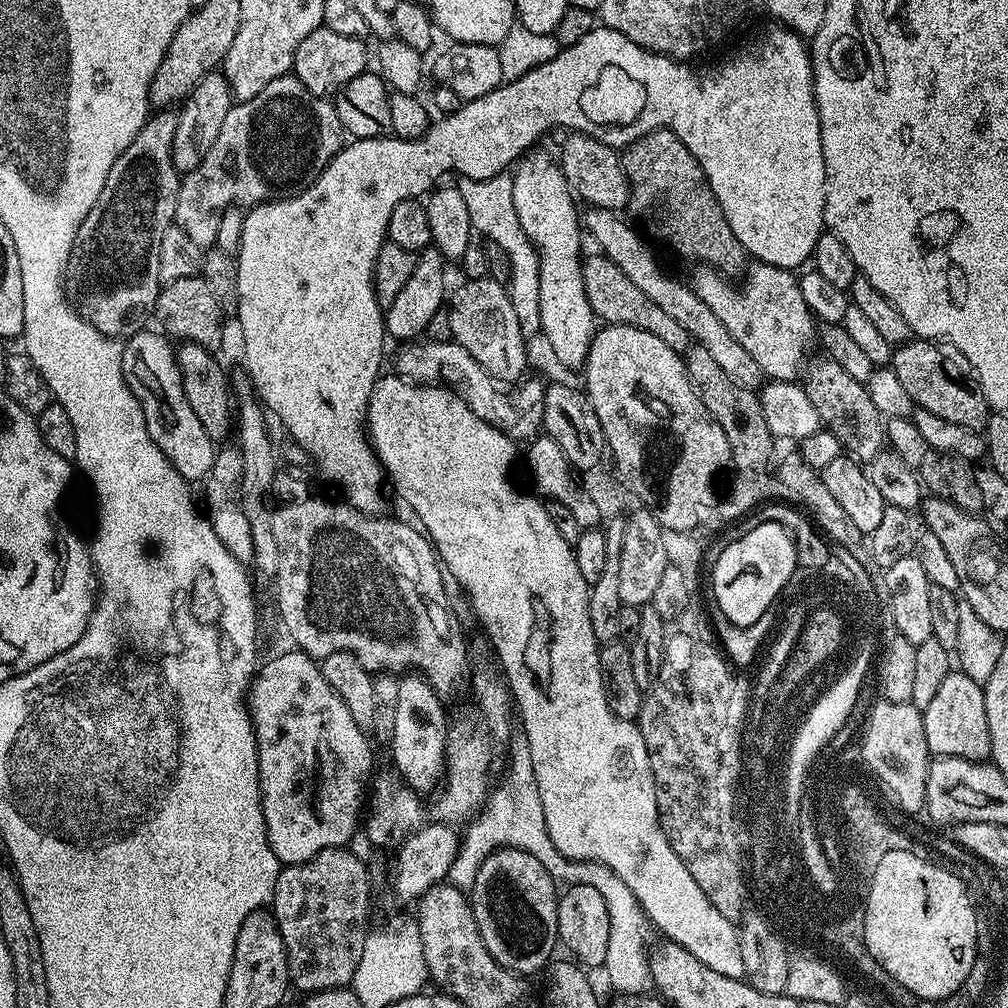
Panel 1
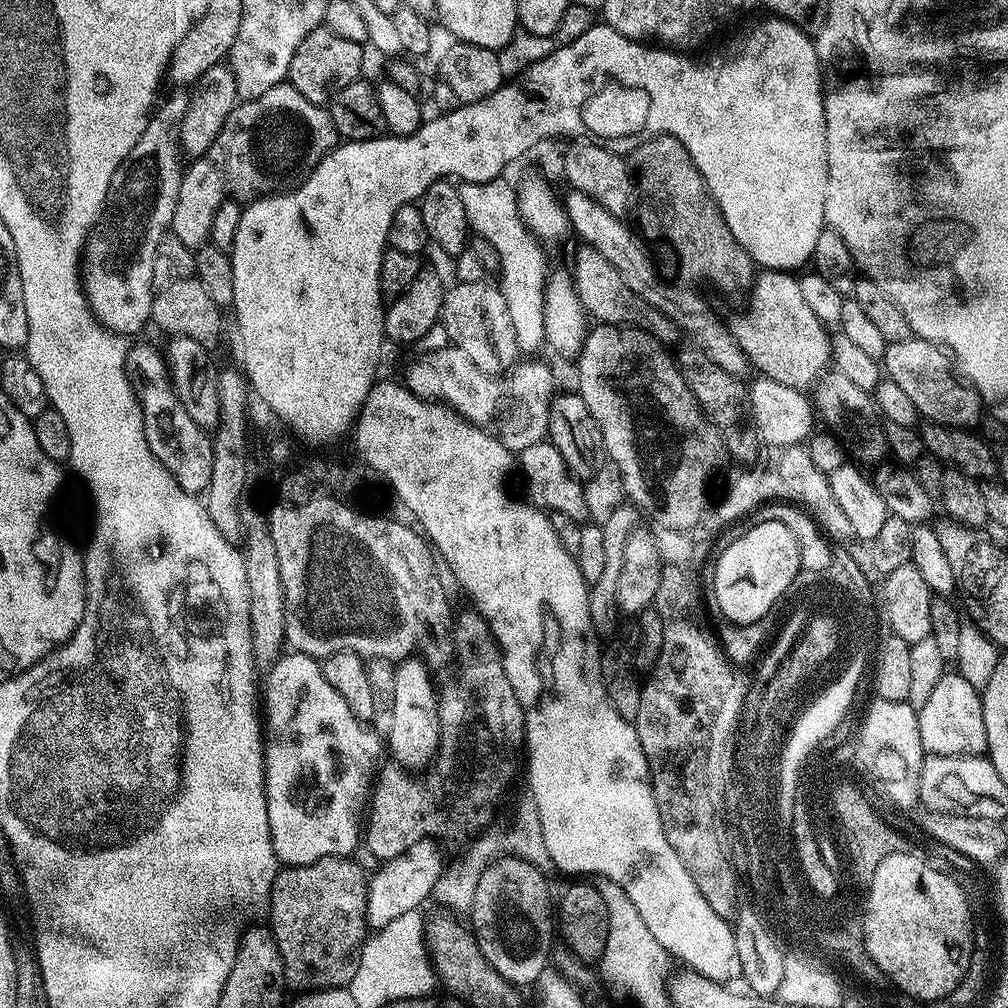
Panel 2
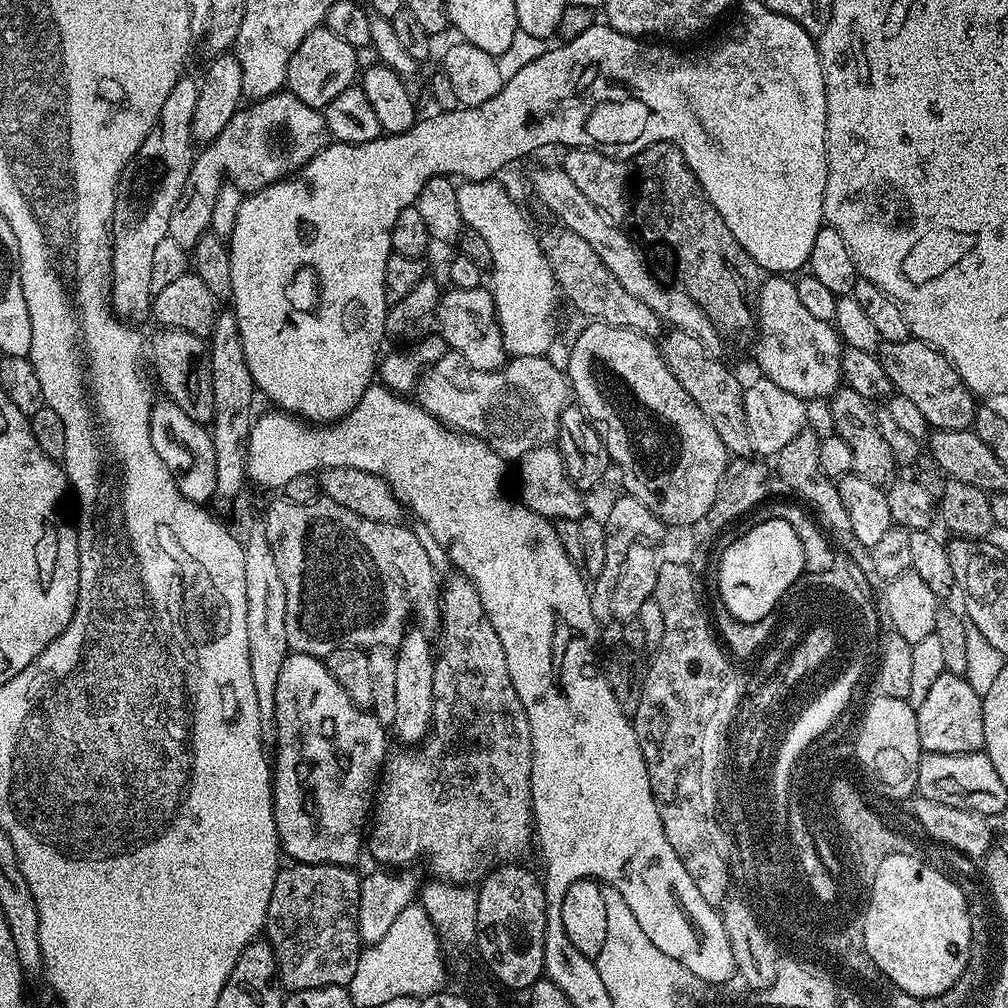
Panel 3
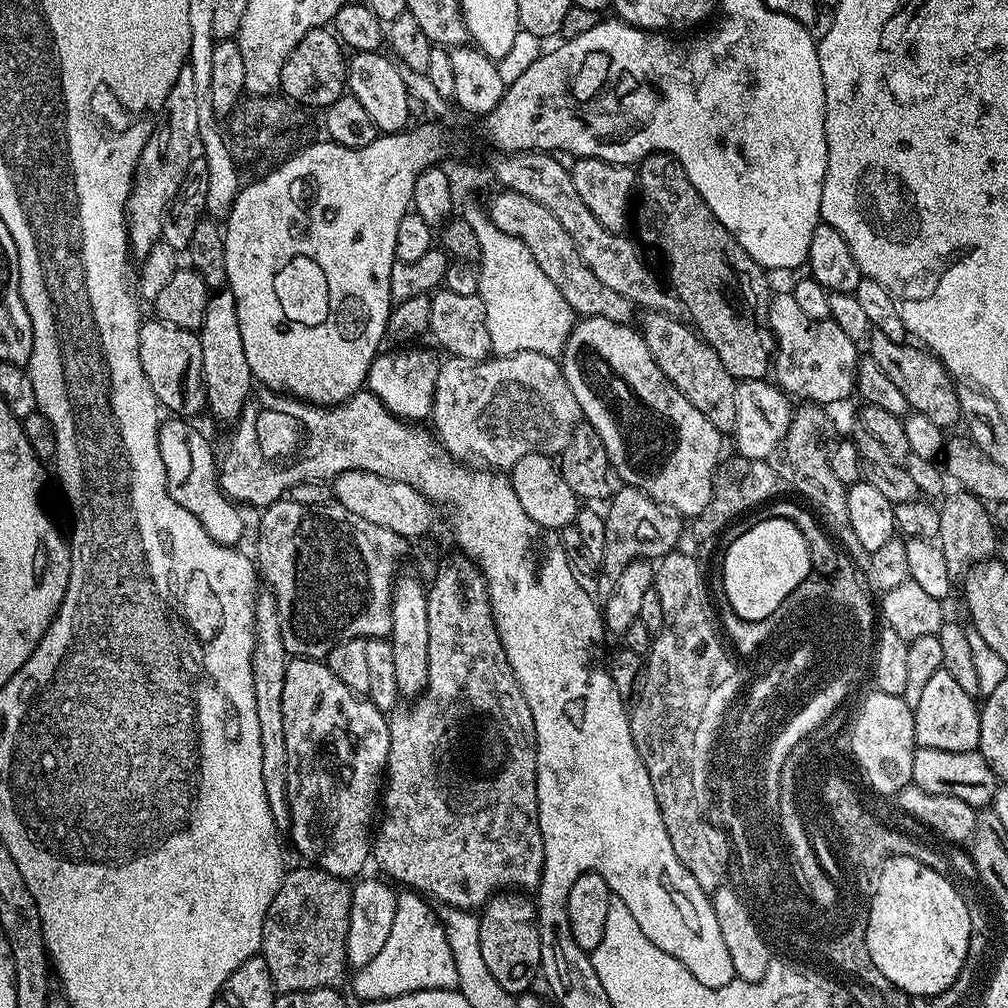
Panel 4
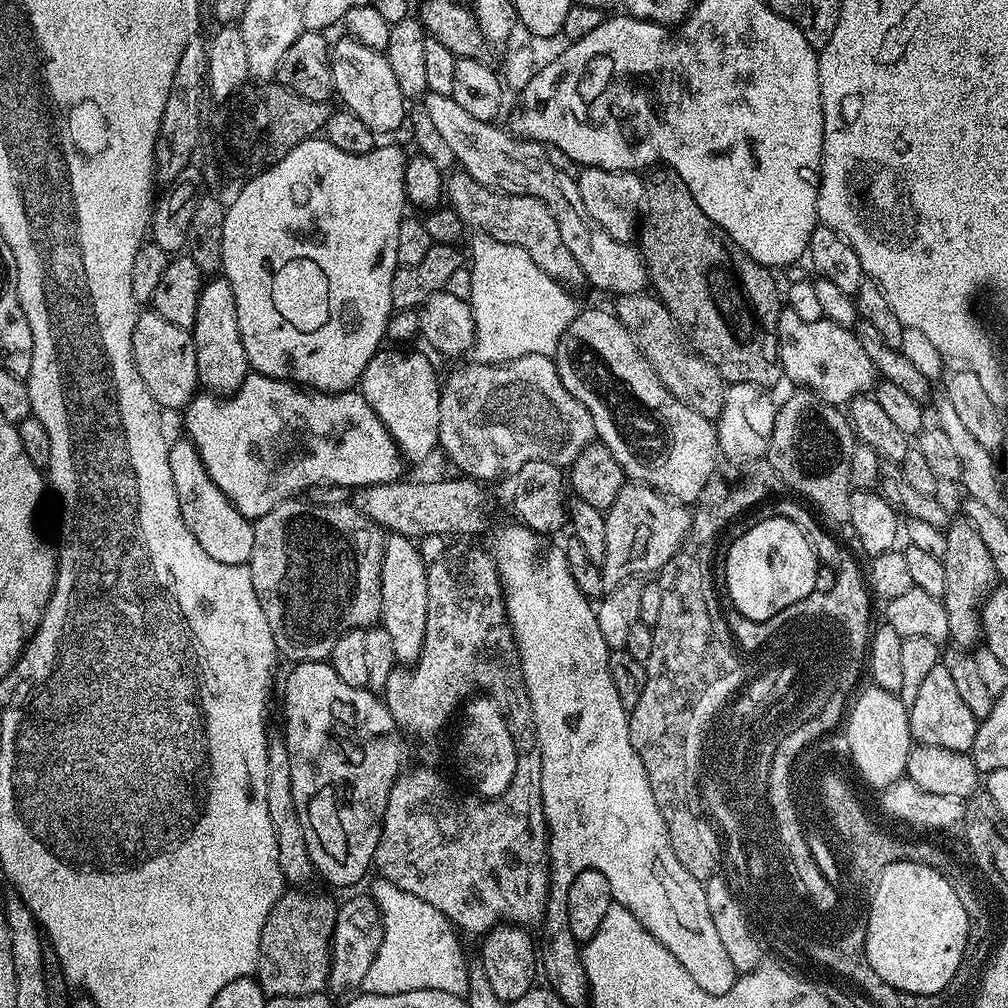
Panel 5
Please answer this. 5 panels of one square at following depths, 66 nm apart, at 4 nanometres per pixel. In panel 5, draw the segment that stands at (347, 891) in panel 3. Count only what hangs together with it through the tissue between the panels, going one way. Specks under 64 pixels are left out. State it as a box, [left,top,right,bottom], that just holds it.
[254,890,337,997]

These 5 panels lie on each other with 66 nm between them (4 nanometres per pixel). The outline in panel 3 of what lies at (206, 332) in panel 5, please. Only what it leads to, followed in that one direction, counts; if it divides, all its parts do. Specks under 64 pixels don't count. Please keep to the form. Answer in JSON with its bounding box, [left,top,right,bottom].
[207,311,258,496]

